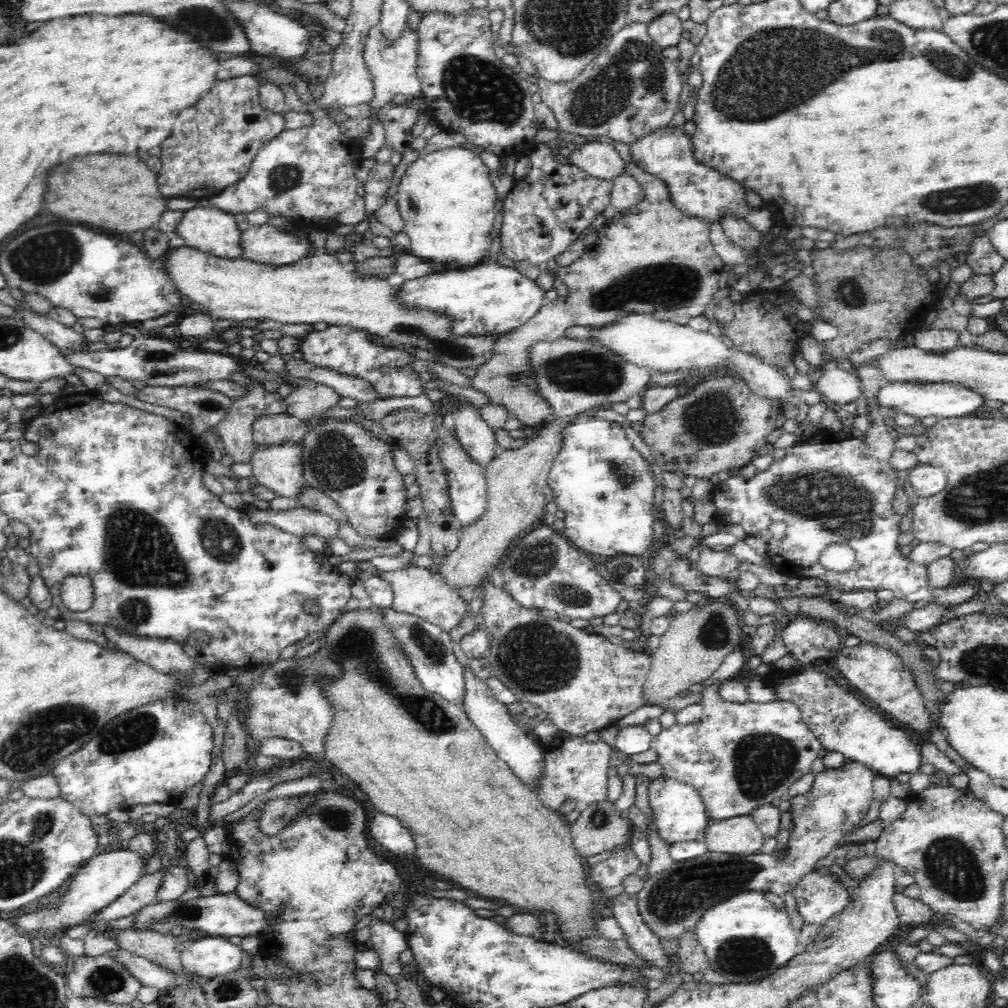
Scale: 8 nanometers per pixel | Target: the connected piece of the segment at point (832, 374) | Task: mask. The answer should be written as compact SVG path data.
M834 362L822 364L822 372L818 374L814 388L822 394L824 402L834 408L844 404L856 404L856 400L862 396L860 378L856 376L856 372L846 372Z

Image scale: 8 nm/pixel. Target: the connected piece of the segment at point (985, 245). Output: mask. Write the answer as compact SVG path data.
M982 236L972 240L970 252L968 252L968 264L976 274L994 276L1006 264L1006 260L998 254L992 240L988 236Z

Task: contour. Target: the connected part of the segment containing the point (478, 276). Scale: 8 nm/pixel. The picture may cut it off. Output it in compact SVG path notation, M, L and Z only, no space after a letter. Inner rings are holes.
M486 262L470 270L448 270L442 274L428 274L404 284L402 300L410 306L426 306L444 314L458 316L458 334L486 334L486 332L512 332L524 326L542 312L546 290L536 280L526 278L516 268Z

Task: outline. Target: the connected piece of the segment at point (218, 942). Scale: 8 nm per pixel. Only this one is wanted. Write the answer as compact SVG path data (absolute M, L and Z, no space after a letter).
M202 938L194 944L188 944L180 954L182 968L190 974L202 978L218 978L234 974L242 968L242 958L246 952L242 946L234 944L230 938Z

